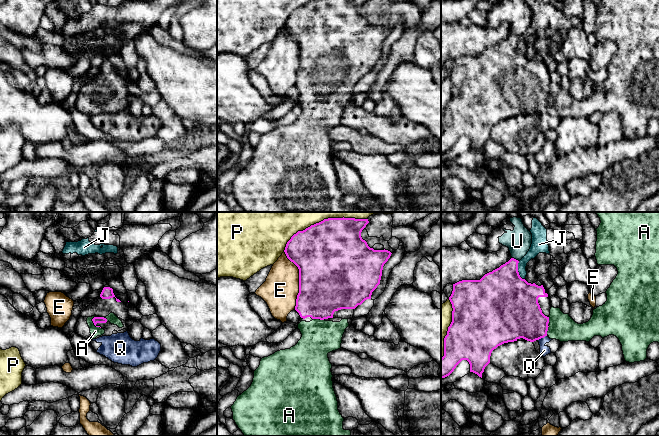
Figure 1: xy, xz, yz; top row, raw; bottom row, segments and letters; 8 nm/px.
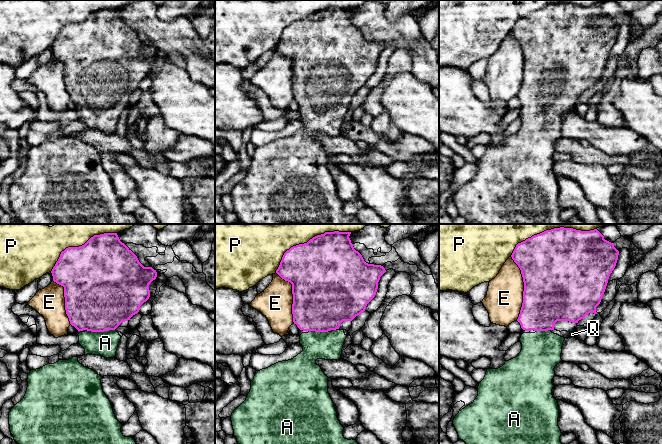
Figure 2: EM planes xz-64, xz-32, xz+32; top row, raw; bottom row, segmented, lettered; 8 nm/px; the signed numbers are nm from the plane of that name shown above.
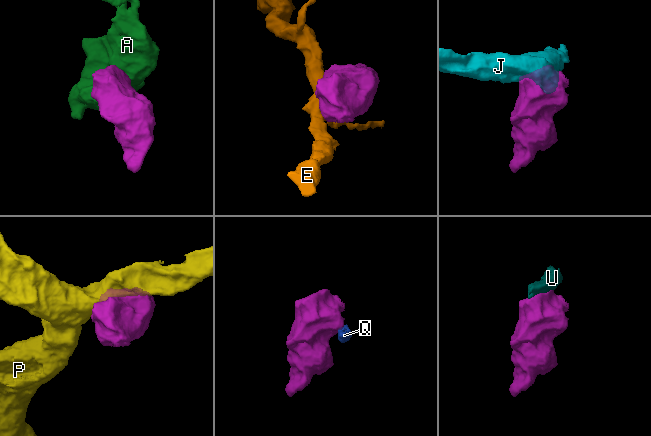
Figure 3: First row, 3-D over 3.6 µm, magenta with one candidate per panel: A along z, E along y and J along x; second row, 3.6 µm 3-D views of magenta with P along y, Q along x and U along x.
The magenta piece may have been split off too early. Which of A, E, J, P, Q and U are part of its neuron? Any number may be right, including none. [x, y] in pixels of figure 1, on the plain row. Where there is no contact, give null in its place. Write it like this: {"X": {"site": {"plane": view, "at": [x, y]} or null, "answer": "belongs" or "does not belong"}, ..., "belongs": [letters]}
{"A": {"site": {"plane": "xy", "at": [93, 98]}, "answer": "belongs"}, "E": {"site": {"plane": "xz", "at": [299, 56]}, "answer": "does not belong"}, "J": {"site": {"plane": "yz", "at": [517, 47]}, "answer": "does not belong"}, "P": {"site": {"plane": "xz", "at": [296, 9]}, "answer": "does not belong"}, "Q": {"site": {"plane": "yz", "at": [542, 113]}, "answer": "does not belong"}, "U": {"site": {"plane": "yz", "at": [515, 35]}, "answer": "does not belong"}, "belongs": ["A"]}

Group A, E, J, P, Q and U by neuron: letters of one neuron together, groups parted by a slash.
A / E / J / P / Q / U

